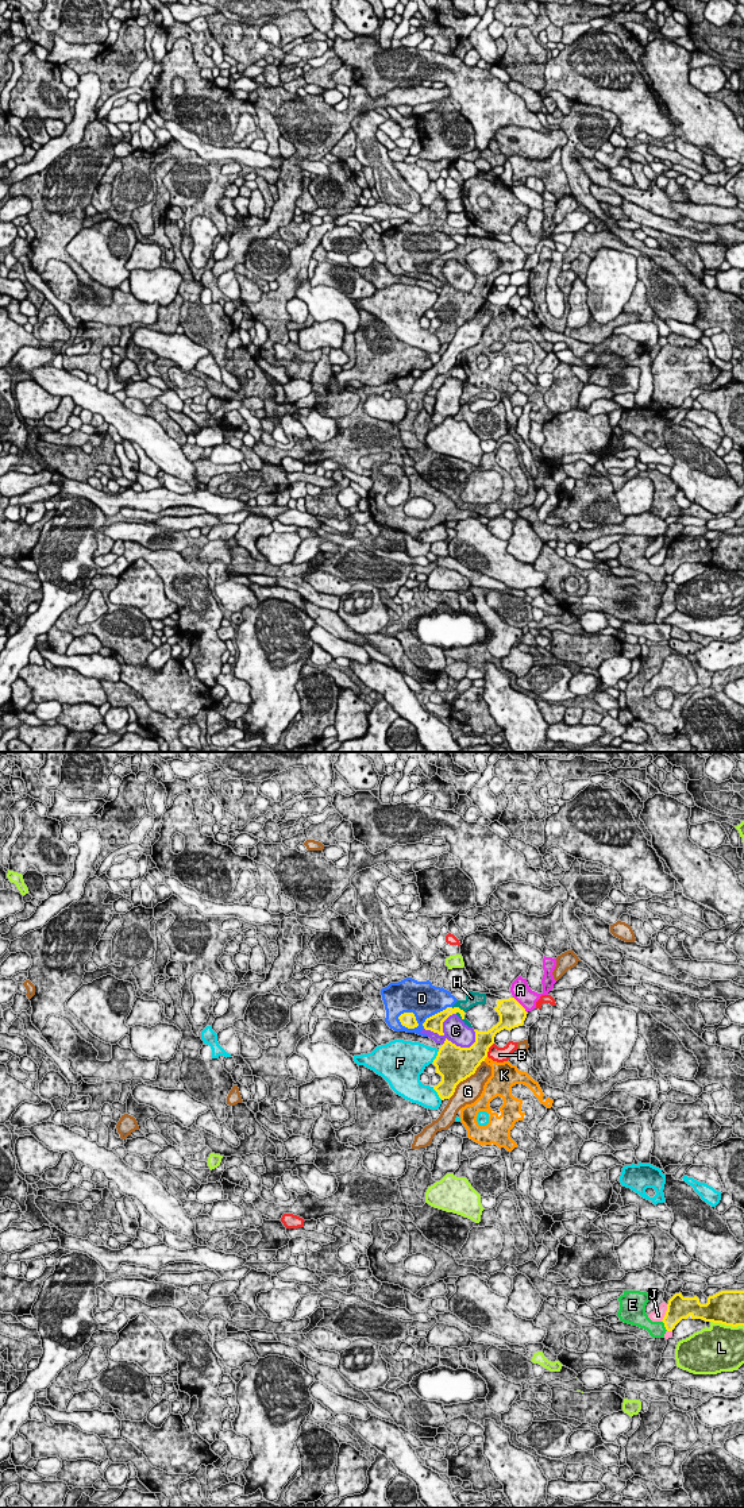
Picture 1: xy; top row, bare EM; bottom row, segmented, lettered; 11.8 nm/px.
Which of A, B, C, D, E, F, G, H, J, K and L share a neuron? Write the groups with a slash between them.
A / B / C D / E / F / G J / H / K / L

